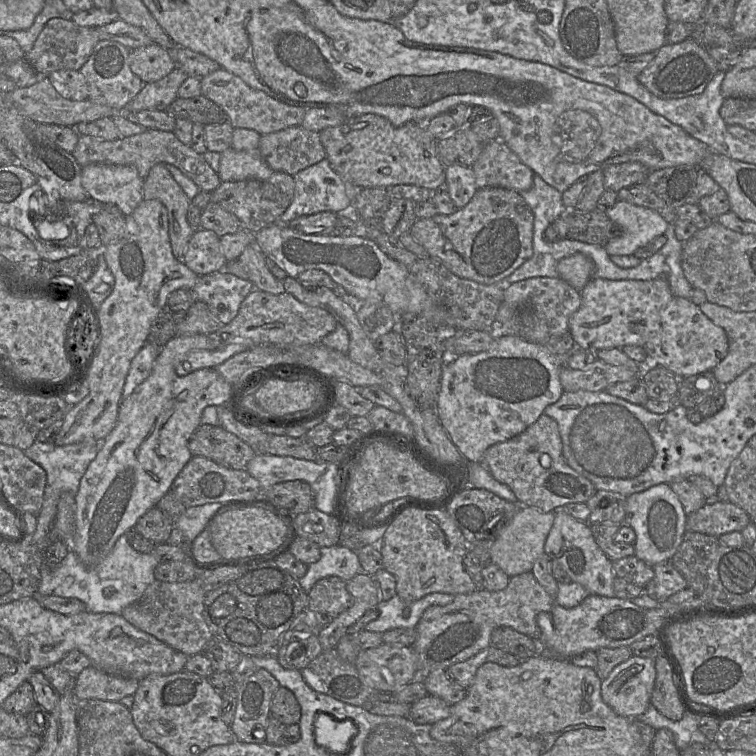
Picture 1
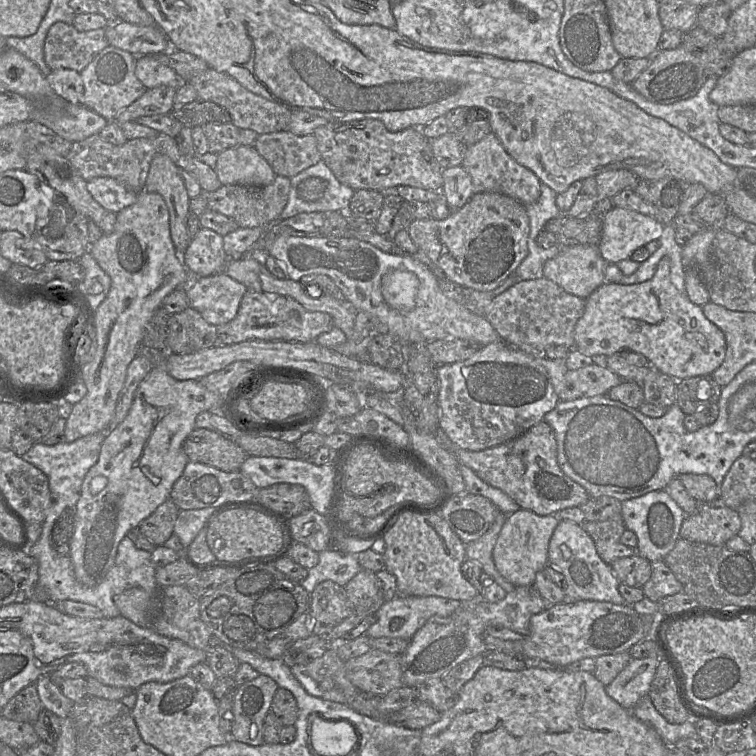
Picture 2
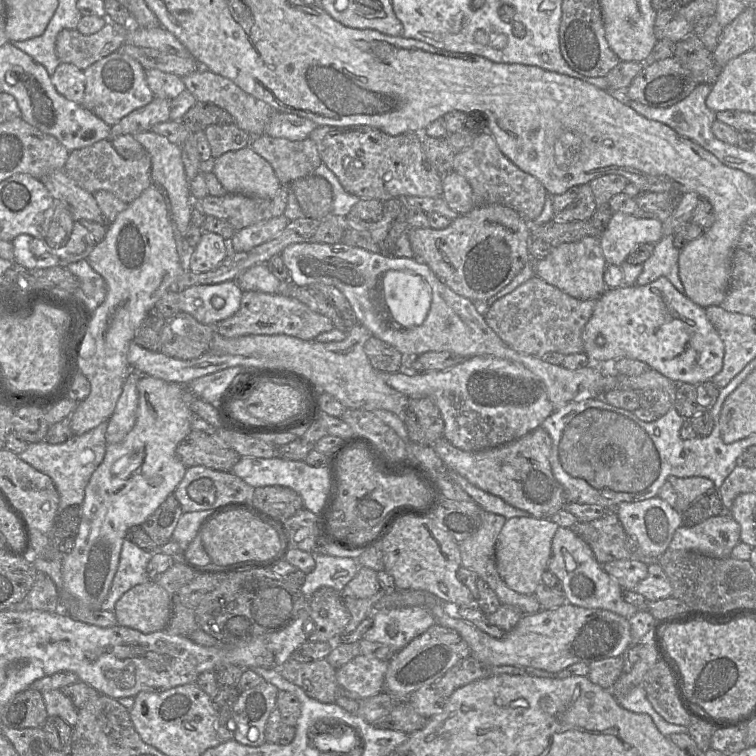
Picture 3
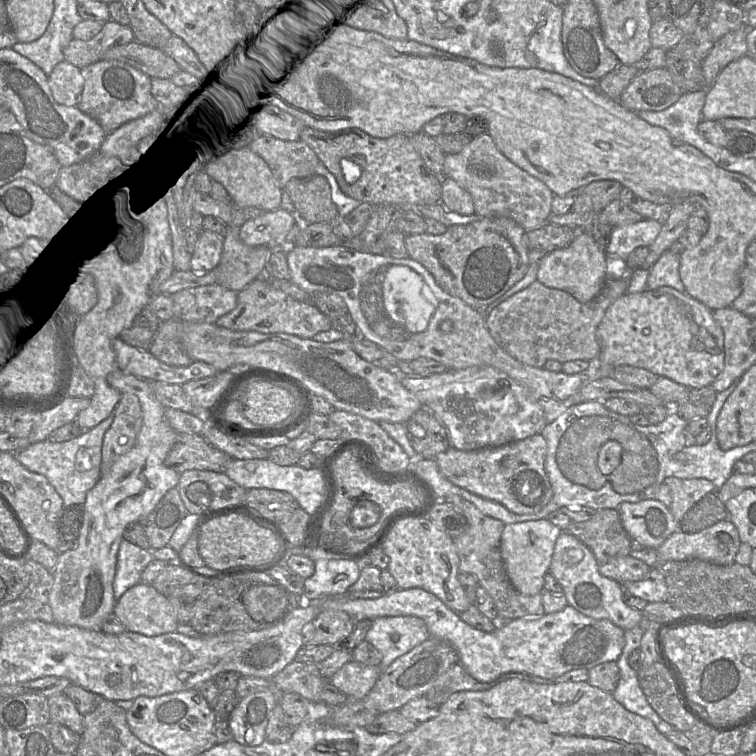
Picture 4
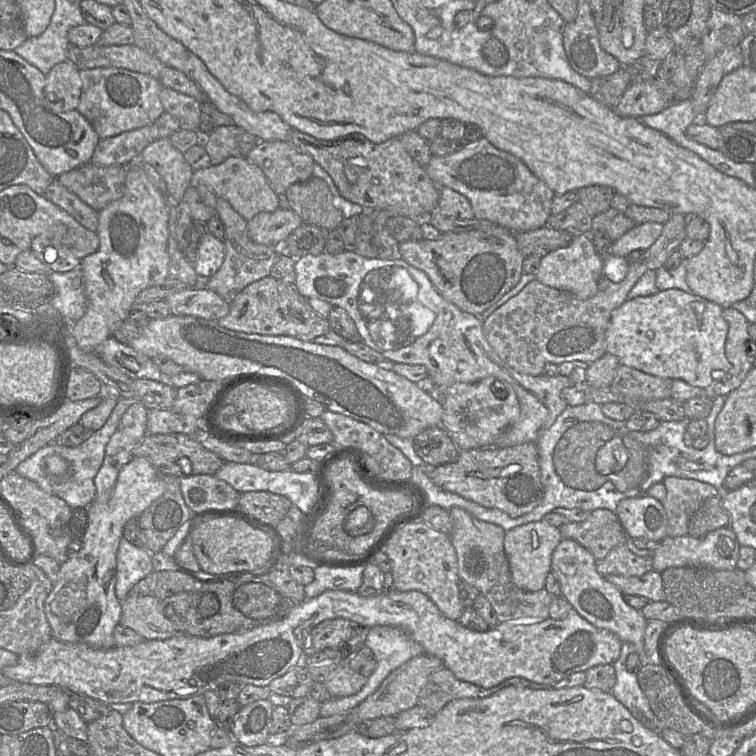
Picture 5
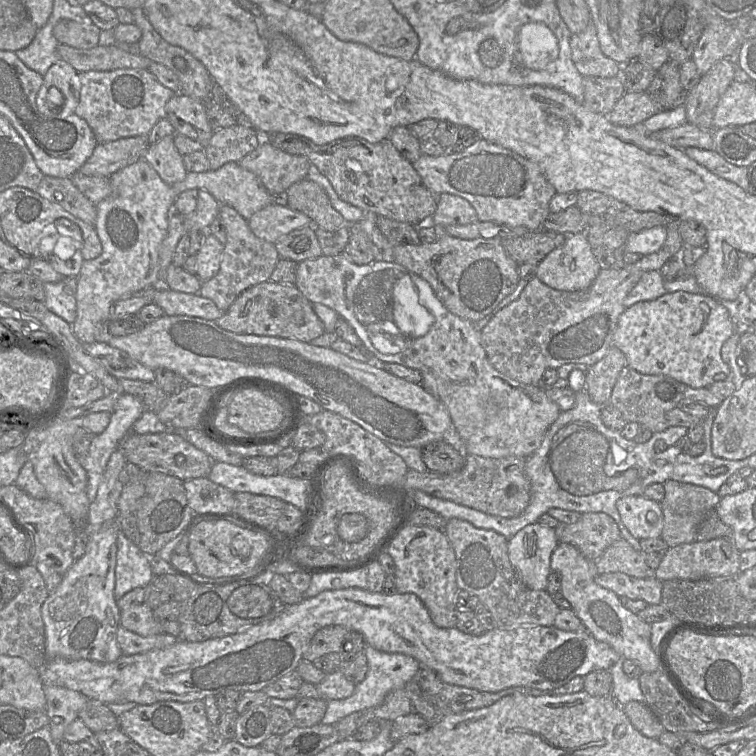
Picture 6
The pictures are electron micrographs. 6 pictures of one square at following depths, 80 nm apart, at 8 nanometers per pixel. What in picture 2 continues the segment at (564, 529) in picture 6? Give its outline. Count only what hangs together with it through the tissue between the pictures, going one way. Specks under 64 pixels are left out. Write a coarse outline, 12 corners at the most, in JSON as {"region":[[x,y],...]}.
{"region":[[622,519],[581,524],[610,565],[636,550],[621,543]]}

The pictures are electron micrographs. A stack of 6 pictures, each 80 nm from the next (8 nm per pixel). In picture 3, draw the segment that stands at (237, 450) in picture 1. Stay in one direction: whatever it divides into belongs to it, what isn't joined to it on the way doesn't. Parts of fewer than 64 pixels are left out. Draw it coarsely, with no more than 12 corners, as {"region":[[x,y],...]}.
{"region":[[191,430],[176,447],[185,467],[230,472],[241,458],[211,432]]}

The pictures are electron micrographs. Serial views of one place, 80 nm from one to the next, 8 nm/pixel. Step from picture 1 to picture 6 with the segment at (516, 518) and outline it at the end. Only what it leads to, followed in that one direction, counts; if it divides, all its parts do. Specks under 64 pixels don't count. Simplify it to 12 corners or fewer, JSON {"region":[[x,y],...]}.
{"region":[[538,522],[508,539],[522,581],[545,590],[555,529]]}

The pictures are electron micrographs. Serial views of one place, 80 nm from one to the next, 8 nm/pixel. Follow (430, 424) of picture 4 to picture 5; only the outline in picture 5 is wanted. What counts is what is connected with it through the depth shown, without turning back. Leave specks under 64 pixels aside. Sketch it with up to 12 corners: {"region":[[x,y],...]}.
{"region":[[443,423],[413,438],[429,467],[454,462],[460,453]]}

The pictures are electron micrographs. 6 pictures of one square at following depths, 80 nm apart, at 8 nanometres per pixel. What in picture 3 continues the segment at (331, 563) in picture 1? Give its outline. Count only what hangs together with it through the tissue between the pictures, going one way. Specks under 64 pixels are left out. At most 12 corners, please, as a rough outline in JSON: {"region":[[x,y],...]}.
{"region":[[314,552],[300,588],[308,599],[323,587],[341,593],[358,573],[353,558]]}

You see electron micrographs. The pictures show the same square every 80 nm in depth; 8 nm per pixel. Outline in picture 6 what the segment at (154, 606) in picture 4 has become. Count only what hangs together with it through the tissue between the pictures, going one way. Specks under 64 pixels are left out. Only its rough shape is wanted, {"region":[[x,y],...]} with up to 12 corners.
{"region":[[147,604],[120,612],[120,625],[141,636],[161,634]]}

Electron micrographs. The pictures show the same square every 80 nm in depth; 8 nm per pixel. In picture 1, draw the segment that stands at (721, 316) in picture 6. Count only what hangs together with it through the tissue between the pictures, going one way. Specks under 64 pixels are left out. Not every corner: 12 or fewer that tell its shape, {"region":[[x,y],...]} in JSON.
{"region":[[593,277],[576,348],[642,347],[677,377],[712,371],[728,338],[665,277]]}

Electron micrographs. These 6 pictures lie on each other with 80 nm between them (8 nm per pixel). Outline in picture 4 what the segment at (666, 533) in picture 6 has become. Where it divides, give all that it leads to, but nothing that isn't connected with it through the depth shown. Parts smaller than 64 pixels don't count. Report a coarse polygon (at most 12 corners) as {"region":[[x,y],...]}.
{"region":[[703,478],[664,480],[672,495],[668,507],[676,522],[715,490]]}

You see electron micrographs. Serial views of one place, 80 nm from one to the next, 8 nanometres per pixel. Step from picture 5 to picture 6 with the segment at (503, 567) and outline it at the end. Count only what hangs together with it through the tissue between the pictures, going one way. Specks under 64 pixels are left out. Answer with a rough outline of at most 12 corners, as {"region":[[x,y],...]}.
{"region":[[458,518],[444,533],[459,589],[498,628],[554,626],[560,607],[530,589],[508,539]]}

